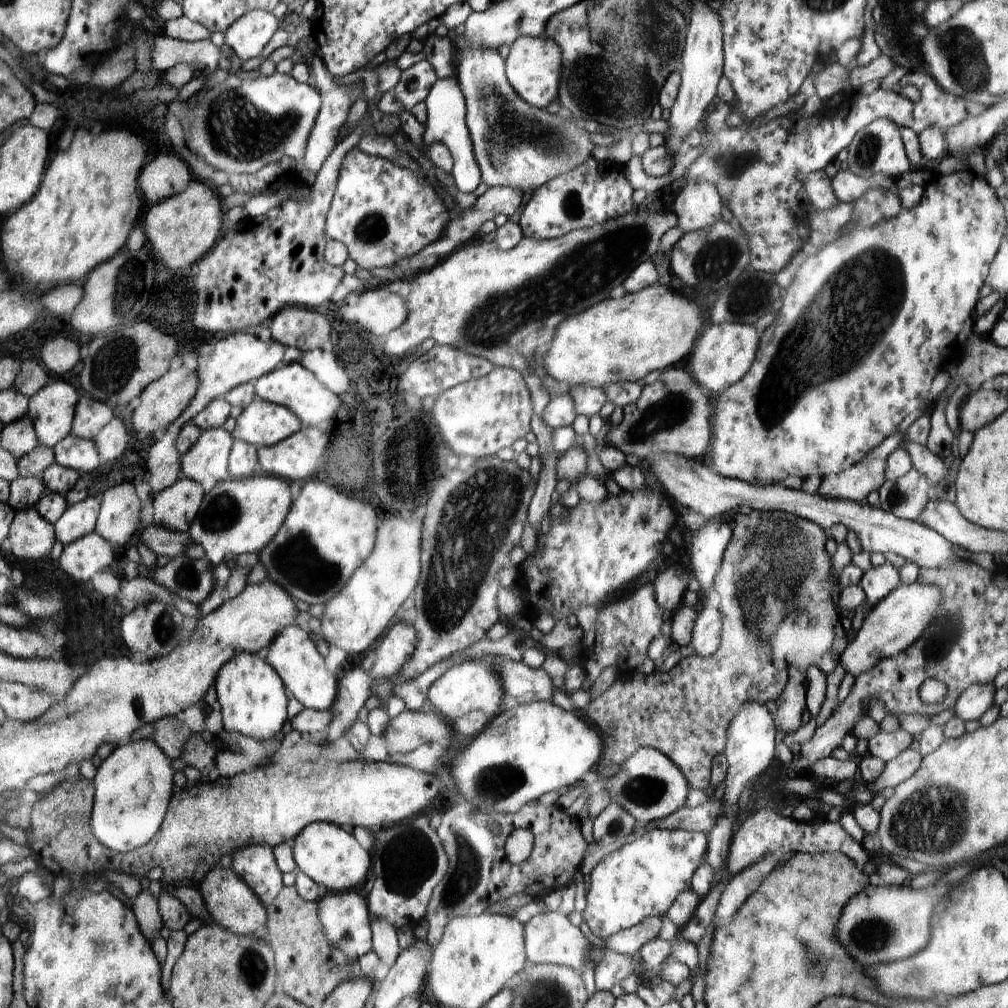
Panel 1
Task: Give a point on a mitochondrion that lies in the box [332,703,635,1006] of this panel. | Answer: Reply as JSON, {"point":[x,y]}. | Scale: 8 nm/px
{"point":[411,858]}

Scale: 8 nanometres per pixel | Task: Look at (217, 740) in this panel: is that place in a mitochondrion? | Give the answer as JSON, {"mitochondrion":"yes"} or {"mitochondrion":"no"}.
{"mitochondrion":"no"}

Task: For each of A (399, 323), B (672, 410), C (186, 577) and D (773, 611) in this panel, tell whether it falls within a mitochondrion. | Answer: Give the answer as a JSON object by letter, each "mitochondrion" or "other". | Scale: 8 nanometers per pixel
{"A":"other","B":"mitochondrion","C":"mitochondrion","D":"mitochondrion"}

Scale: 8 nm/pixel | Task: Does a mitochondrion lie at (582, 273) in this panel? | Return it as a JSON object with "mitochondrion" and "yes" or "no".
{"mitochondrion":"yes"}

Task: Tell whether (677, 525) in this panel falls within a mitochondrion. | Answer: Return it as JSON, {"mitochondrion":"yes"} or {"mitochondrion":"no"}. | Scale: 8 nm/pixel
{"mitochondrion":"no"}

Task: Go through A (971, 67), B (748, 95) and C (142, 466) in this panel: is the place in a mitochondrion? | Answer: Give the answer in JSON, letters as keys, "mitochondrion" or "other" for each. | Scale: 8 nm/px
{"A":"mitochondrion","B":"other","C":"other"}

